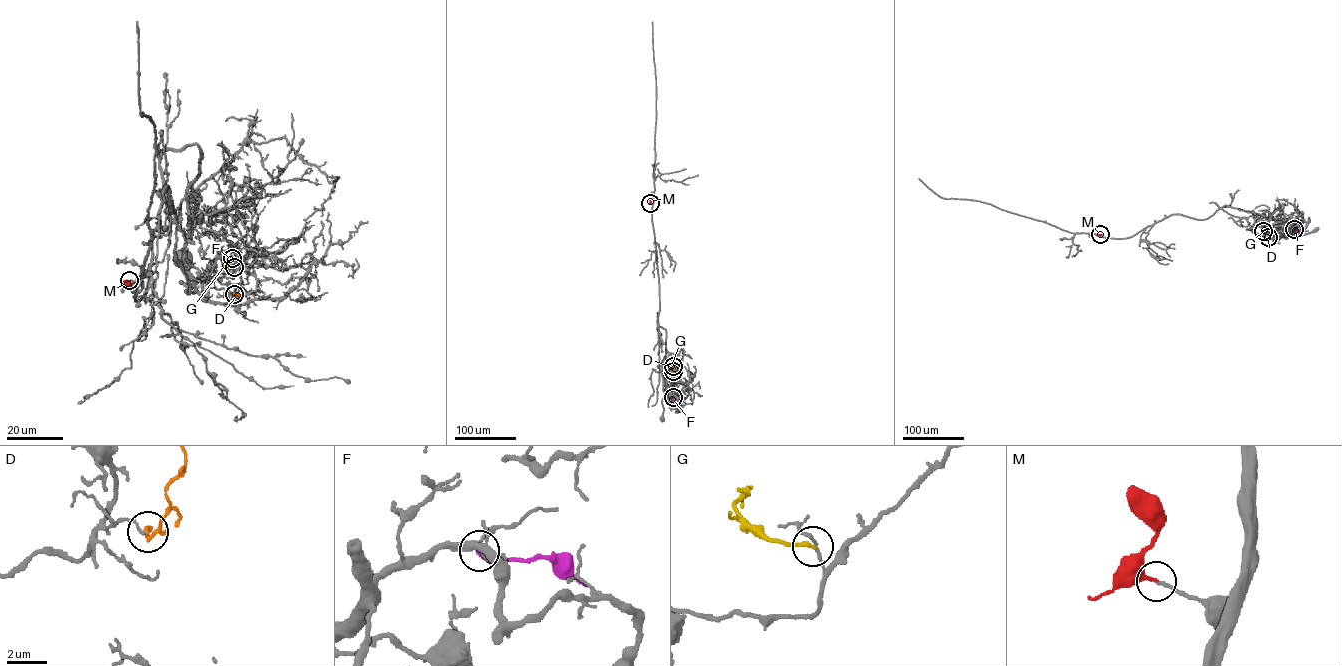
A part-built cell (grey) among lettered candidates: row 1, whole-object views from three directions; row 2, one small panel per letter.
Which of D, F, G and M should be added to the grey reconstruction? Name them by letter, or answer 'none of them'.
M

